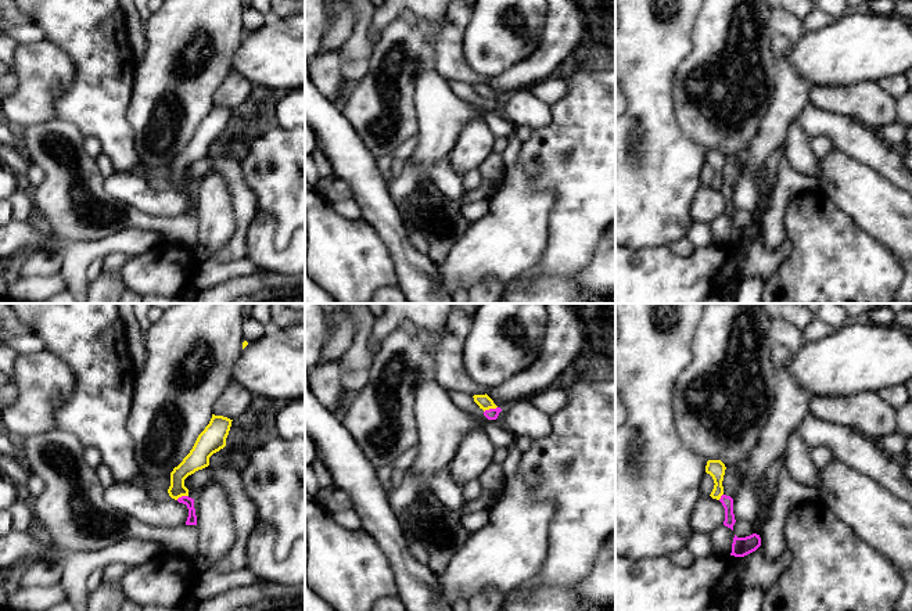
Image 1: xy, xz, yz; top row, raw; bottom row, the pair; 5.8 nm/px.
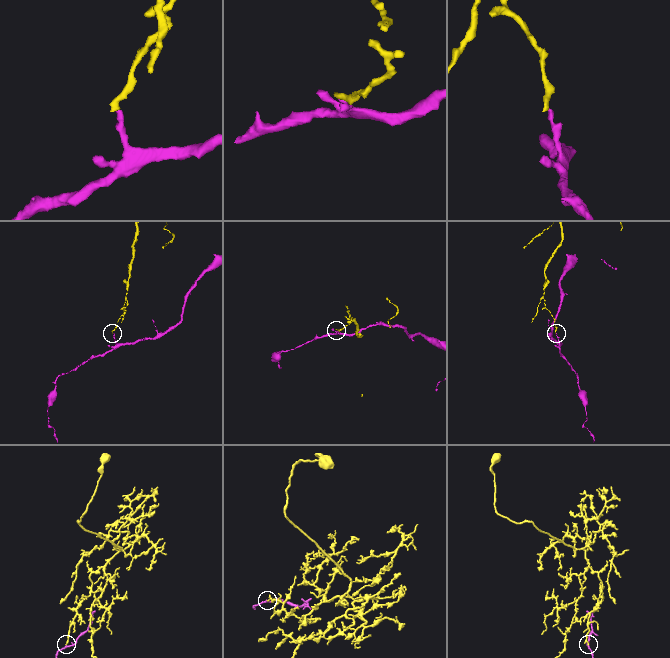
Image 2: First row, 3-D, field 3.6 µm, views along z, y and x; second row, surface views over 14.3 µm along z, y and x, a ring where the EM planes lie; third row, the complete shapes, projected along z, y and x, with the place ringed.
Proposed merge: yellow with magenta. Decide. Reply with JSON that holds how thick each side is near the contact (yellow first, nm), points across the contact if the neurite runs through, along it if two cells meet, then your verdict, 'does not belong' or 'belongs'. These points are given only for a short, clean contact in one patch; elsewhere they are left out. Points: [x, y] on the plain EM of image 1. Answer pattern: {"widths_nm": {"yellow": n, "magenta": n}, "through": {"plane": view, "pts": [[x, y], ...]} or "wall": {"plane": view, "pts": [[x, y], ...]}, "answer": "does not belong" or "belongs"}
{"widths_nm": {"yellow": 80, "magenta": 60}, "wall": {"plane": "xz", "pts": [[496, 96], [484, 101]]}, "answer": "does not belong"}

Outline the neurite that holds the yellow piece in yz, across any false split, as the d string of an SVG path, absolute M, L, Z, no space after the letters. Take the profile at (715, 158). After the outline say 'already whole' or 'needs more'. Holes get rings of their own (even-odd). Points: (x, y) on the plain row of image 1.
M708 150L705 155L705 162L710 163L714 169L714 179L711 181L711 187L719 190L724 184L724 165L725 165L725 154L721 150Z | already whole

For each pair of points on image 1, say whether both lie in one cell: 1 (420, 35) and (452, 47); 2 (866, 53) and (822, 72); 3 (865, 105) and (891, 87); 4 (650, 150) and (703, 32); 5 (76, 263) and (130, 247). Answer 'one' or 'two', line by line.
1: two
2: one
3: two
4: two
5: one

